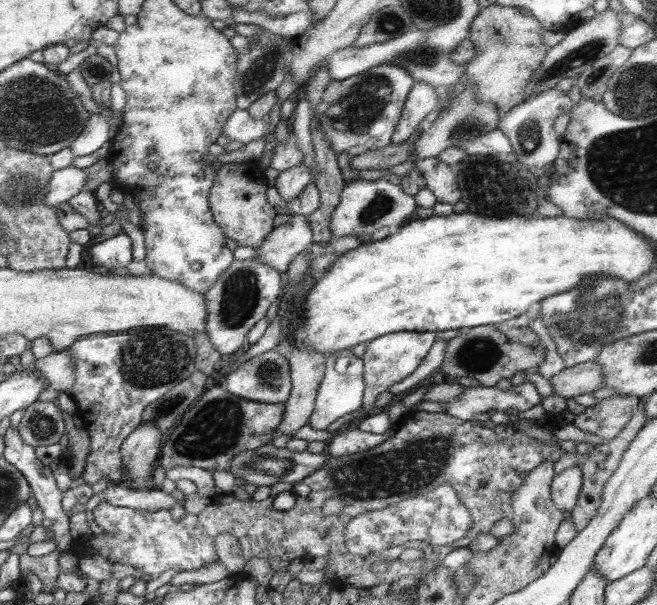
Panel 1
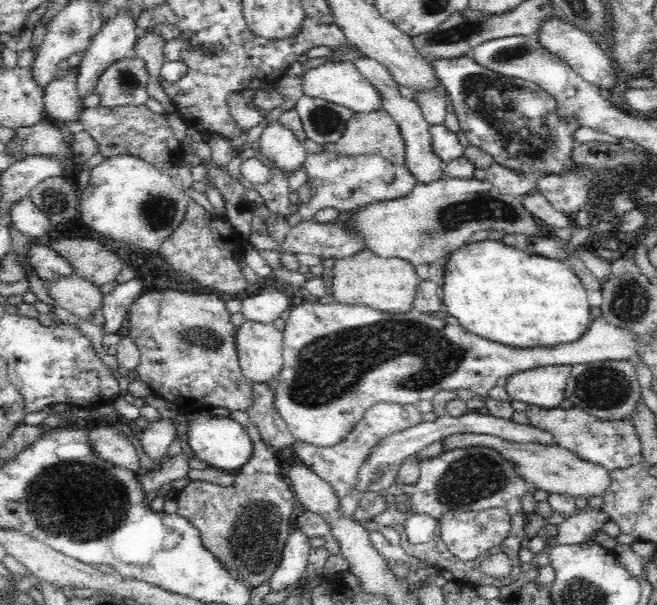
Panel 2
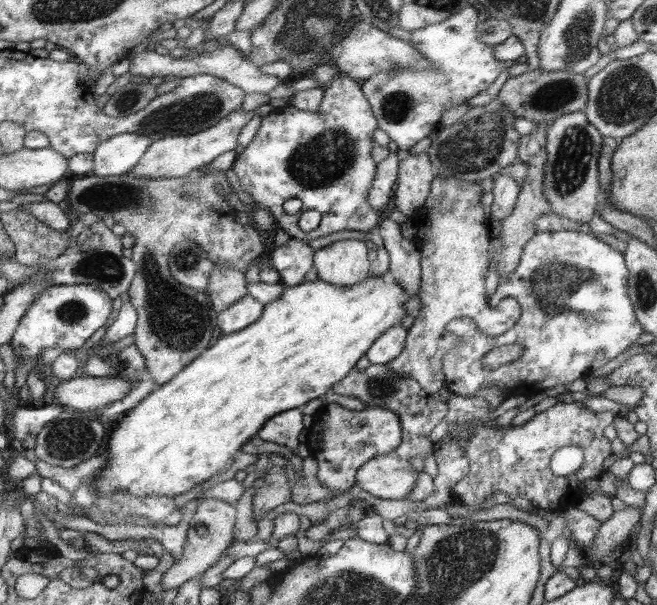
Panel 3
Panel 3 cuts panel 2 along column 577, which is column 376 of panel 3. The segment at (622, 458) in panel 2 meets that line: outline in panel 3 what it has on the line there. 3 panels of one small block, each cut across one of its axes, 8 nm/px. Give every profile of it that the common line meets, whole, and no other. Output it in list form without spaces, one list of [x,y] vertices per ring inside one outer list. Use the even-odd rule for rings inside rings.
[[[333,403],[322,406],[314,414],[308,431],[306,445],[310,448],[310,457],[317,461],[318,481],[330,490],[344,492],[356,484],[356,474],[368,460],[394,454],[401,444],[402,424],[392,410],[367,408],[358,412]]]

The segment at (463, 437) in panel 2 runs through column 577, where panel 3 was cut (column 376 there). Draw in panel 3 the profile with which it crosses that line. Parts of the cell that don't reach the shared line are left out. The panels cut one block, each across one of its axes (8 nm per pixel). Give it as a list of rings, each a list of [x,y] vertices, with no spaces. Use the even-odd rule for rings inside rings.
[[[393,453],[376,456],[358,470],[355,483],[382,500],[404,499],[416,485],[416,470]]]

